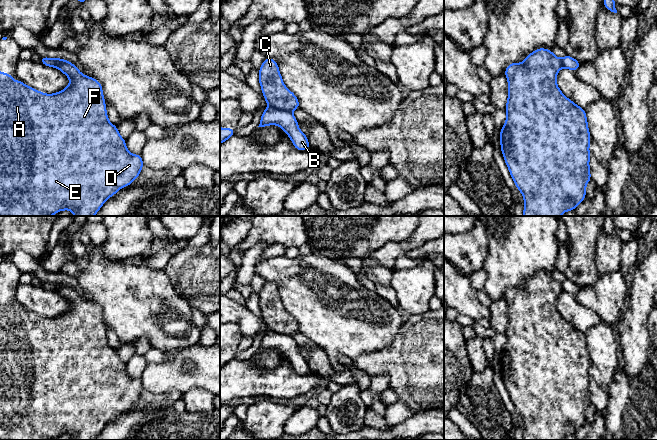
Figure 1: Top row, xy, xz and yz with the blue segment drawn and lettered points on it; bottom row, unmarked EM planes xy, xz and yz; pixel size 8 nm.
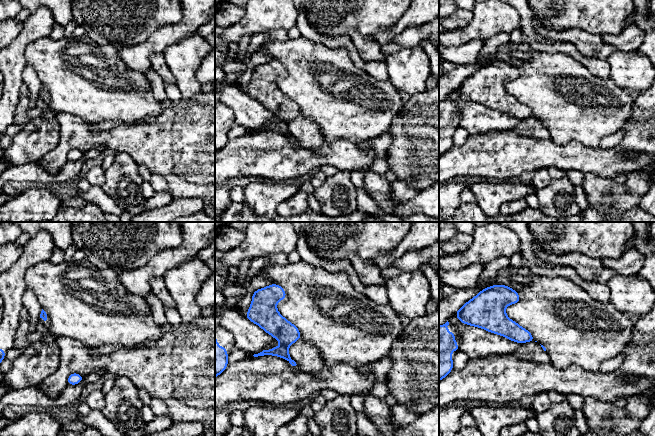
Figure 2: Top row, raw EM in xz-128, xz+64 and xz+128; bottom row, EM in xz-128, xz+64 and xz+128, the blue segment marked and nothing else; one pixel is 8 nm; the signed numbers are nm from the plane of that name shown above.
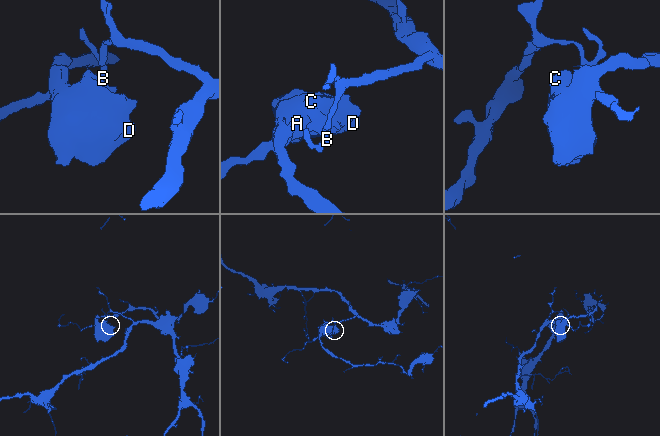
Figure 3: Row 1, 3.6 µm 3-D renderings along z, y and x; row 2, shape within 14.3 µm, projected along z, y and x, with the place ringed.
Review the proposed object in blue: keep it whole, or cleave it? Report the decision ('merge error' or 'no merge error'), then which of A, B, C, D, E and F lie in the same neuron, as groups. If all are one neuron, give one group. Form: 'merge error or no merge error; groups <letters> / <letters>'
merge error; groups A C D E F / B

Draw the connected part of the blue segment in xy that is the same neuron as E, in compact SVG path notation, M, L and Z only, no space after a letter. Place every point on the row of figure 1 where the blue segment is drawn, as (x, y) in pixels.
M65 59L55 68L63 72L70 83L64 90L54 94L42 93L22 81L13 81L11 74L0 72L0 216L52 216L62 210L71 210L74 216L94 216L108 198L119 189L129 186L144 166L141 155L131 154L127 150L126 141L120 136L116 125L109 122L101 83L83 75L74 64Z

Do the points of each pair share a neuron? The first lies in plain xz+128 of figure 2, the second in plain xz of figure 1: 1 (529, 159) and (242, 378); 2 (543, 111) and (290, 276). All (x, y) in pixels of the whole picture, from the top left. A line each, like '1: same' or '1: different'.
1: same
2: same

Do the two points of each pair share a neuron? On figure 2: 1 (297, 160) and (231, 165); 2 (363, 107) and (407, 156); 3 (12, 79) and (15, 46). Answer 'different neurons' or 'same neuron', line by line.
1: same neuron
2: different neurons
3: same neuron

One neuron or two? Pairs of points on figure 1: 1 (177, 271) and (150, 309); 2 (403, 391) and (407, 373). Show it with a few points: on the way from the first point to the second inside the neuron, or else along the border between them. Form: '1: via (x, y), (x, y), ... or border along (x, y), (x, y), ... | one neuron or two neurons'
1: border along (163, 269), (173, 289), (185, 299) | two neurons
2: via (403, 387), (403, 377) | one neuron

